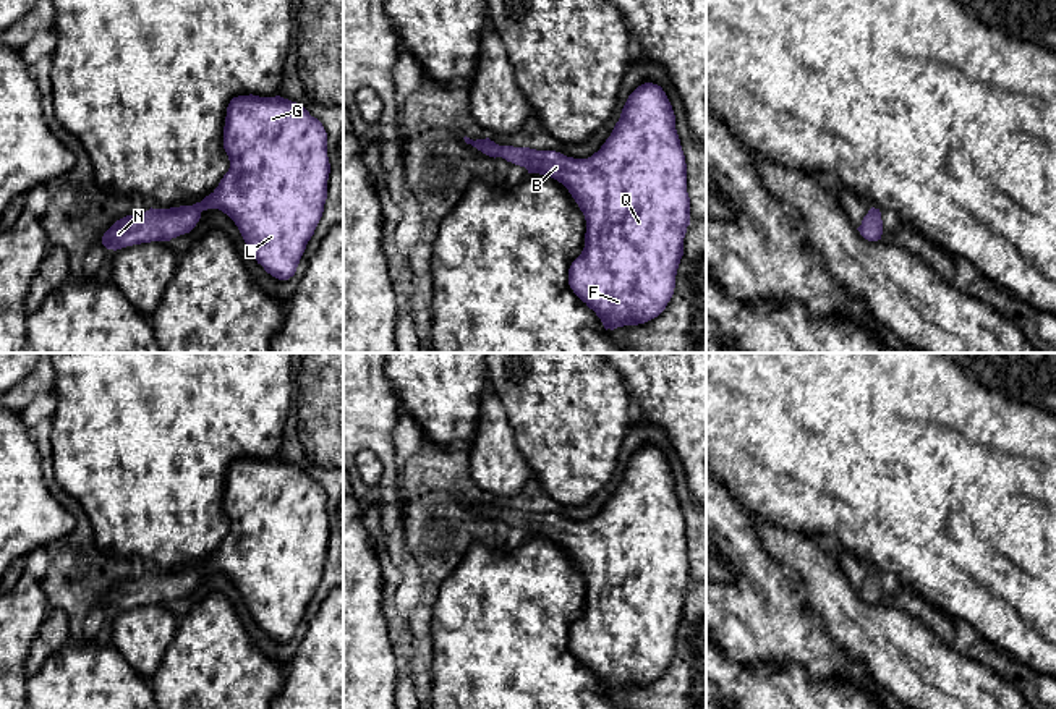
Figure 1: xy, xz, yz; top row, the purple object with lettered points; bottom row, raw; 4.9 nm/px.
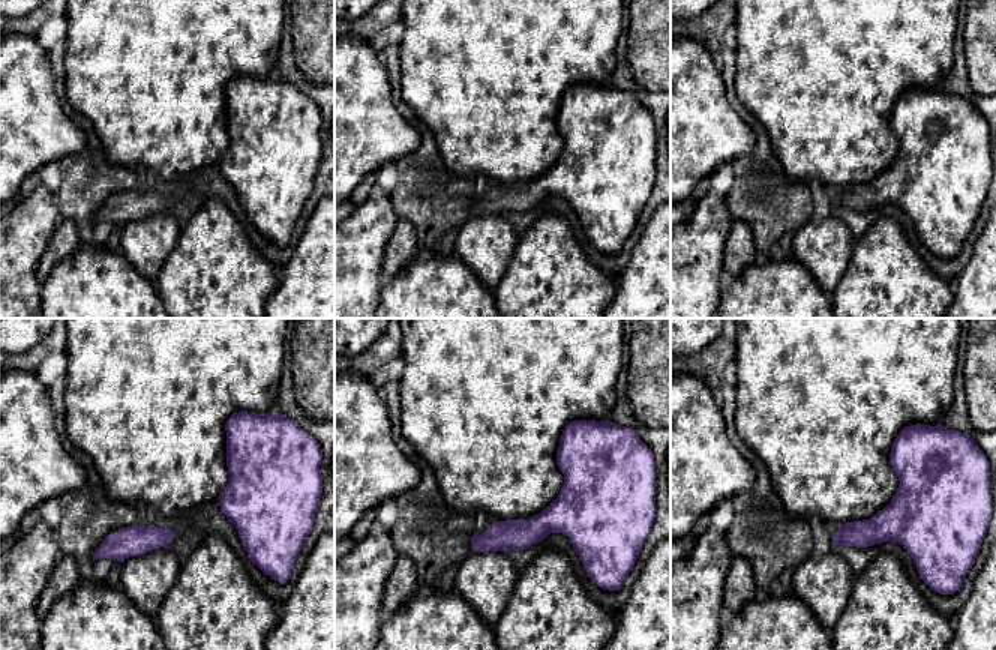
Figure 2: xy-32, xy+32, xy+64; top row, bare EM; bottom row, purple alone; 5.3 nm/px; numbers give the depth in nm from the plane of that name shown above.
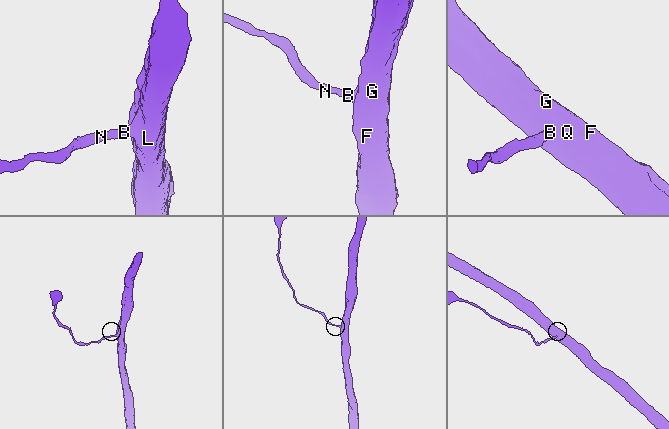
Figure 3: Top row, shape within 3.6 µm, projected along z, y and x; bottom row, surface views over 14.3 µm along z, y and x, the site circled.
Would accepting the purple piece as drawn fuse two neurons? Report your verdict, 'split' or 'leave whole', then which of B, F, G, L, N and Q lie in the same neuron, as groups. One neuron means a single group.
leave whole; B F G L N Q

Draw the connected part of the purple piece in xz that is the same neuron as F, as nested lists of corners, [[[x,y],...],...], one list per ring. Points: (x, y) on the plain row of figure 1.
[[[638,448],[628,458],[611,499],[588,521],[499,508],[489,500],[463,502],[489,520],[502,520],[525,529],[528,536],[551,539],[568,552],[586,583],[585,610],[568,631],[568,647],[596,675],[606,693],[645,686],[666,672],[683,618],[690,560],[675,478],[661,448]]]

